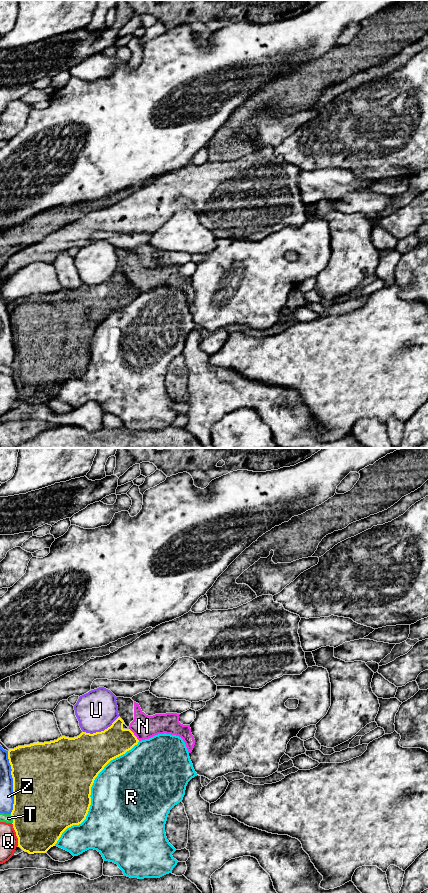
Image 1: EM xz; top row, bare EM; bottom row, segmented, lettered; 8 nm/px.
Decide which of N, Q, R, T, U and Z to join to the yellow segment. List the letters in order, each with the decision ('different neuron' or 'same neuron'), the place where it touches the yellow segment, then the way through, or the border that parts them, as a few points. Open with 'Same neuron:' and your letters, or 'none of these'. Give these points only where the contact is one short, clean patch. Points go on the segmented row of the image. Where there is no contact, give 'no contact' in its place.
Same neuron: none of these
N: different neuron; meets yellow in xz at (133, 734); border along xz (129, 728), (139, 740)
Q: different neuron; meets yellow in xz at (16, 834)
R: different neuron; meets yellow in xz at (90, 793)
T: different neuron; meets yellow in xz at (13, 819)
U: different neuron; meets yellow in xz at (101, 731)
Z: different neuron; meets yellow in xz at (13, 782)

